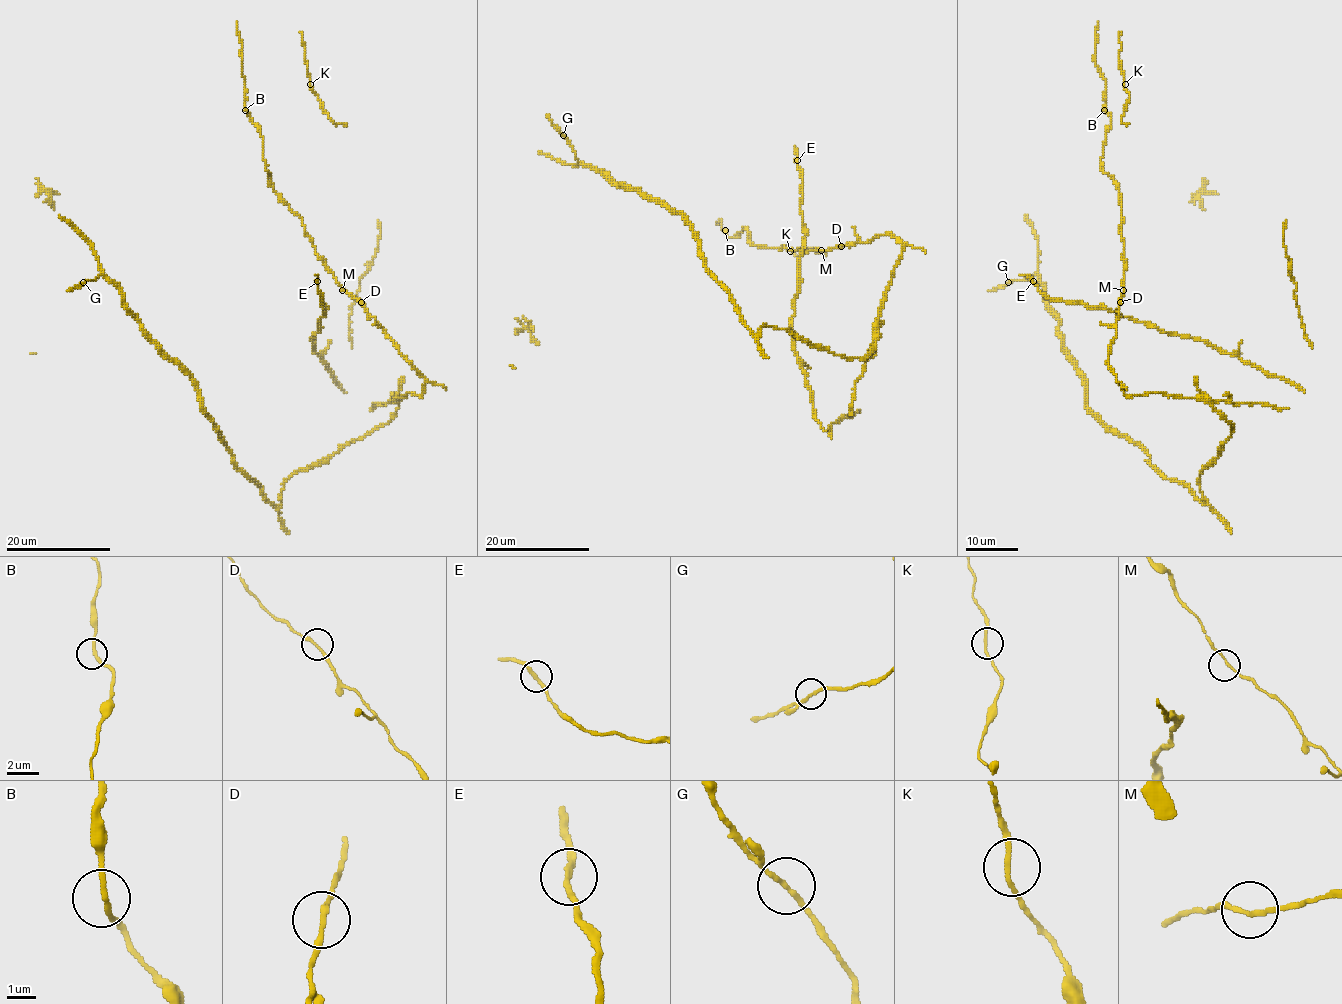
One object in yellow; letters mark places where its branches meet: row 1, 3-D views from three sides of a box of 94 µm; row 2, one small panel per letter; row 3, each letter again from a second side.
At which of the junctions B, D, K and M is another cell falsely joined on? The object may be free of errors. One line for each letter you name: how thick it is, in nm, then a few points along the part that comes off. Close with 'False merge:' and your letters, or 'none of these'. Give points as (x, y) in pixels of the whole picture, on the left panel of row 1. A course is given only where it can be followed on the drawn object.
D: 190 nm | (361, 302), (422, 396), (295, 471), (277, 507), (58, 215)
False merge: D

